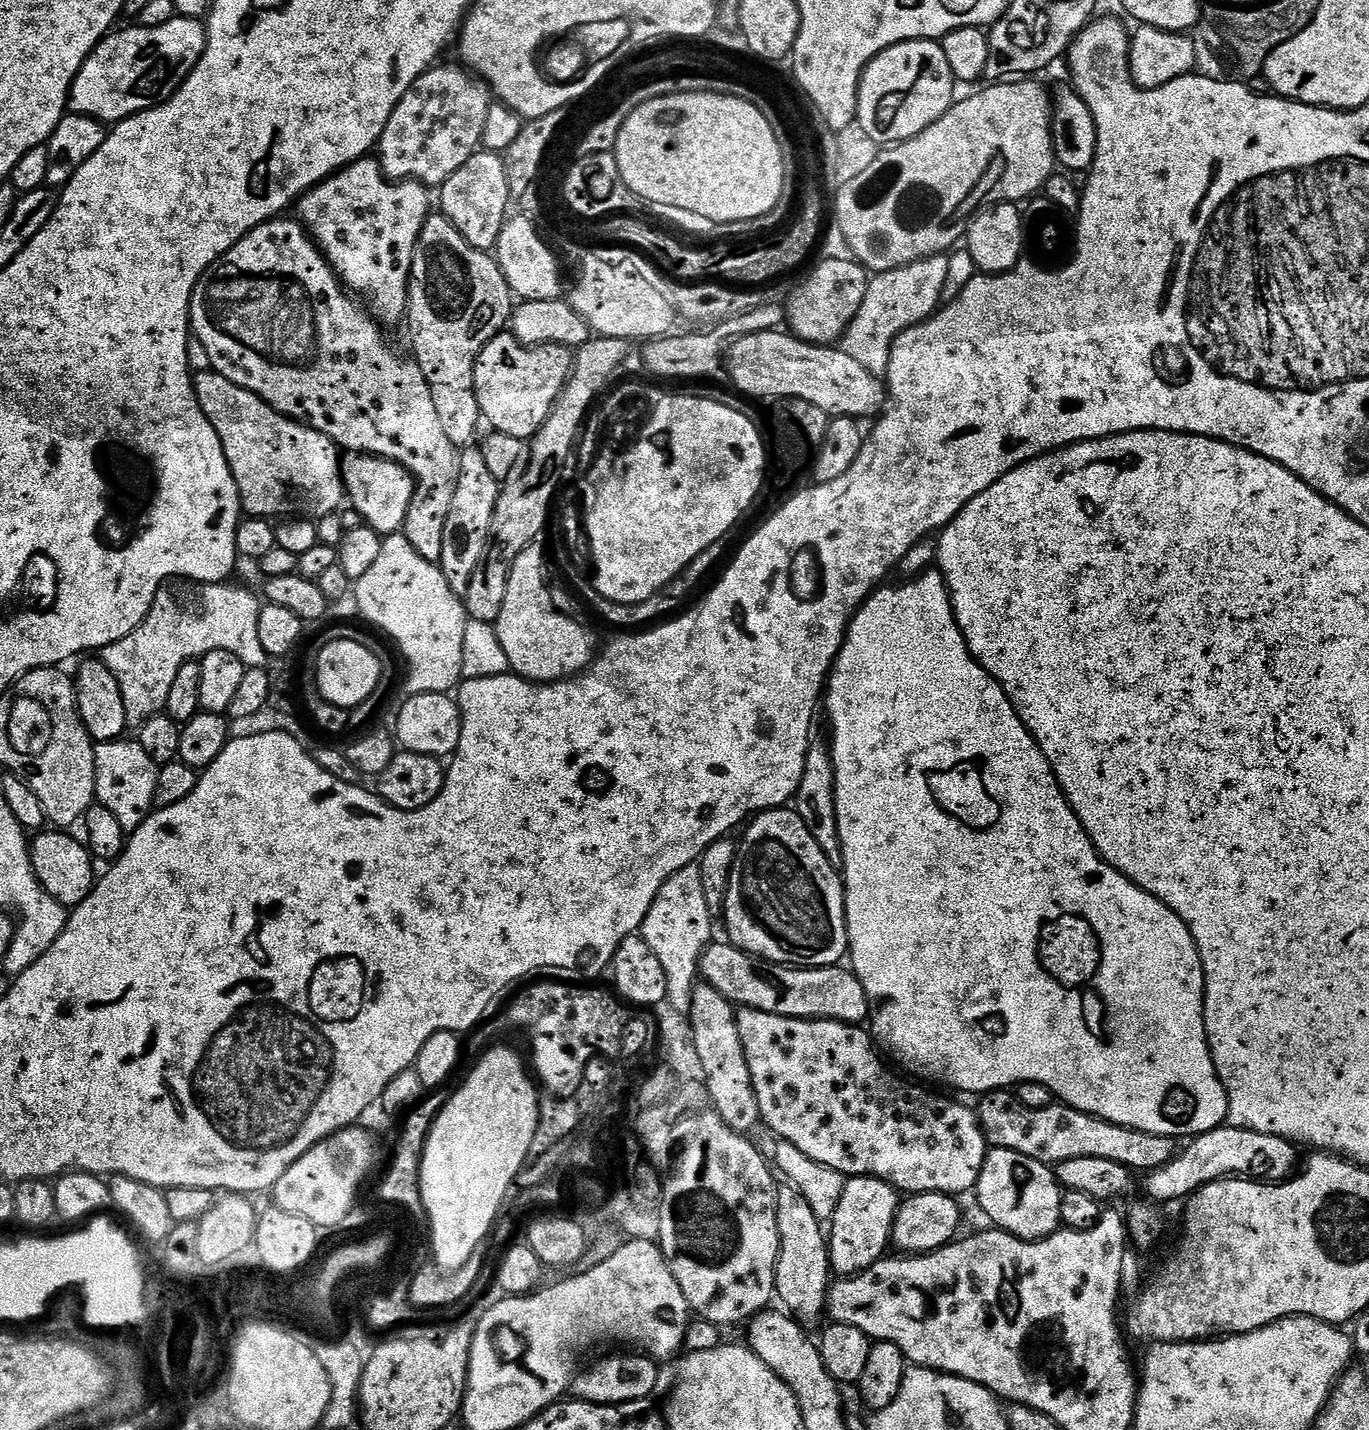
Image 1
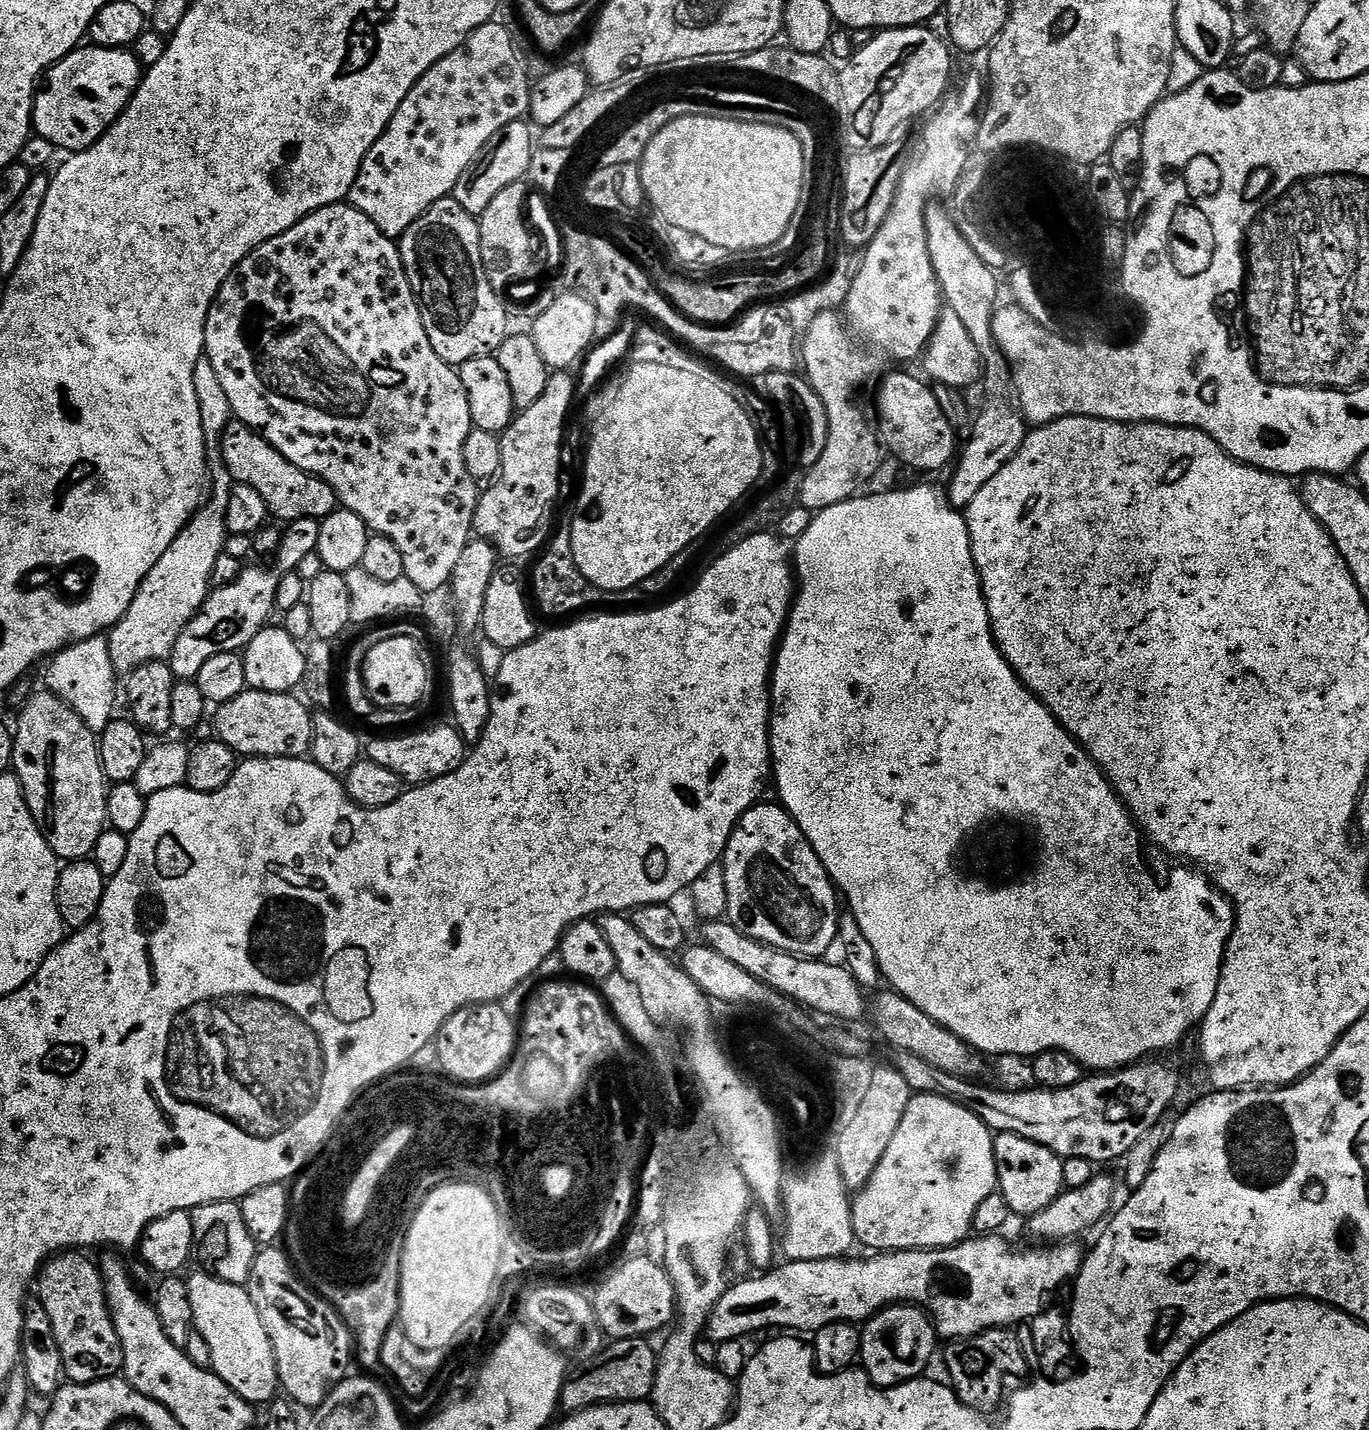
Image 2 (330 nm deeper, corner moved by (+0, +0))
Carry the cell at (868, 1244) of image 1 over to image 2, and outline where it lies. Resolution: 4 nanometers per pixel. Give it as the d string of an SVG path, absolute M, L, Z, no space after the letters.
M932 1093L913 1095L873 1176L851 1201L855 1239L876 1254L910 1252L914 1248L949 1248L969 1239L978 1206L998 1188L995 1145L994 1132L958 1101Z

